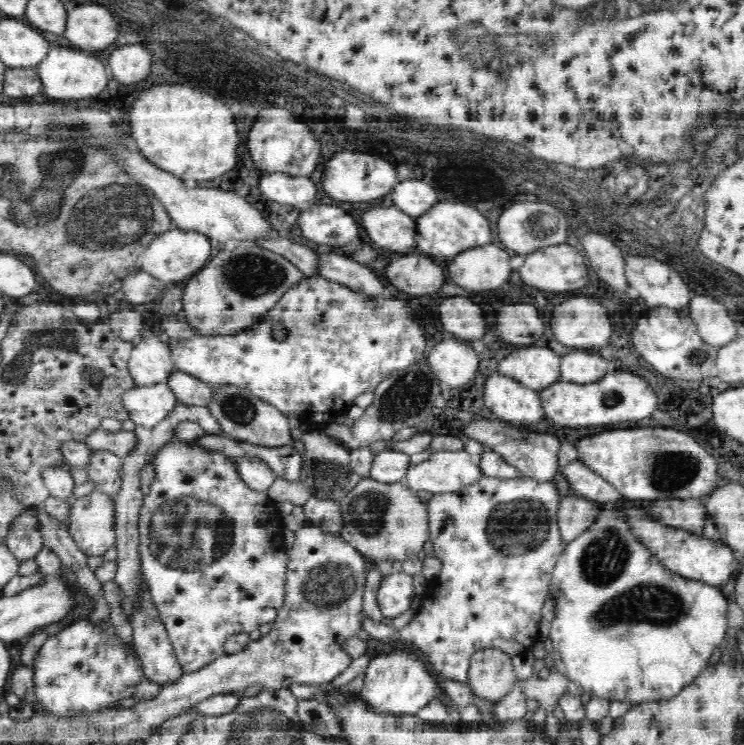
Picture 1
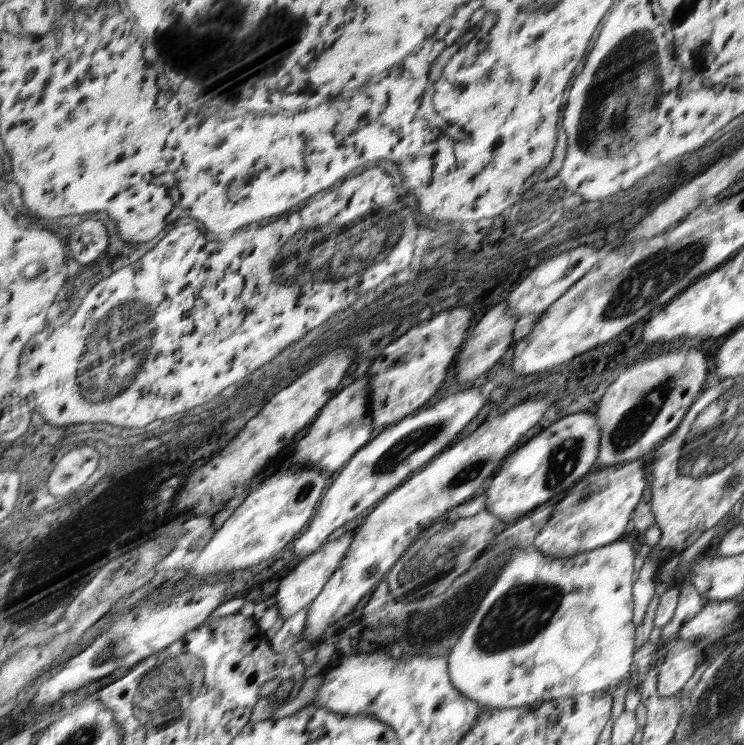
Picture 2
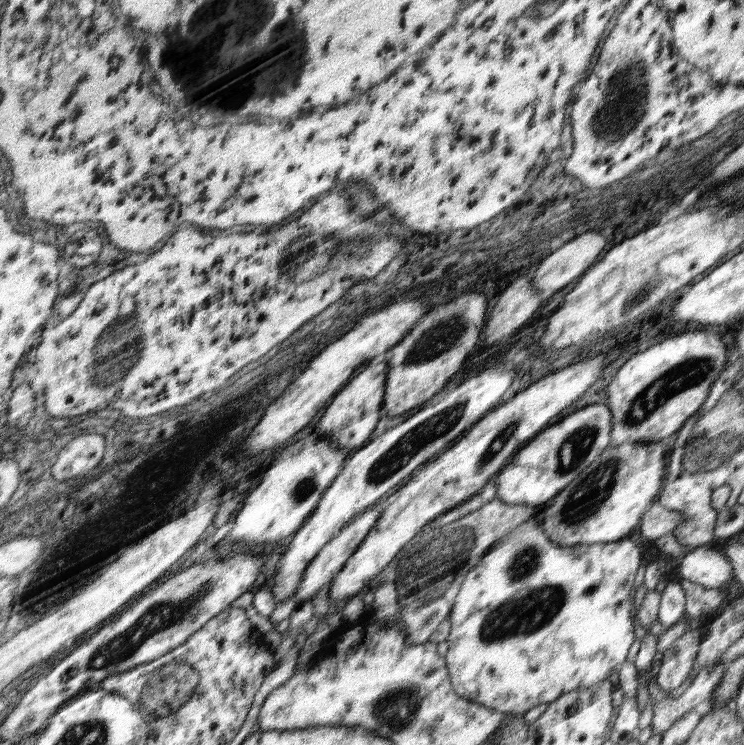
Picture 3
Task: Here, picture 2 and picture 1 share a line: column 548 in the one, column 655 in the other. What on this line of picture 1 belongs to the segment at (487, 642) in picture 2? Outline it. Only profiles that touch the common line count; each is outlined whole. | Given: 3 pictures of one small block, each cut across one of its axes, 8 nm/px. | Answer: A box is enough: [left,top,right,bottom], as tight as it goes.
[549,510,728,704]

